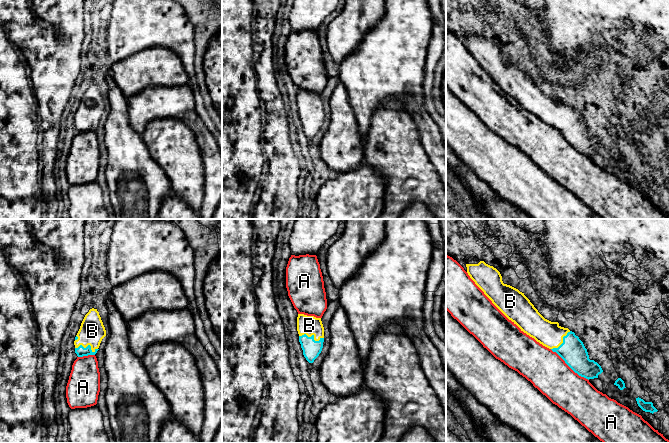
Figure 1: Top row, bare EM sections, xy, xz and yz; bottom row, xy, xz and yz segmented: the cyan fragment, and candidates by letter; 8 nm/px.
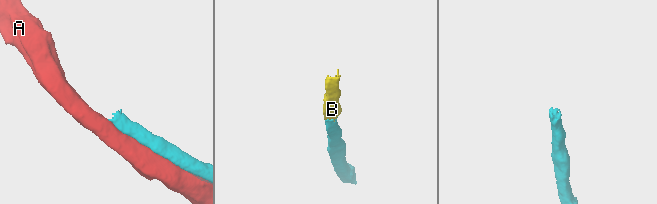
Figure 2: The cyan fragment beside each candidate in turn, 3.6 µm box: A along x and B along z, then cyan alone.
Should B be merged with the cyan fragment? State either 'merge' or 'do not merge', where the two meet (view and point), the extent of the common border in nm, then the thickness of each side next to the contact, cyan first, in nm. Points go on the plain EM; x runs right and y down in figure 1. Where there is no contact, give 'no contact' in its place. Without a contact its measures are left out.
merge | xz (312, 111) | 200 nm | 140/160 nm

